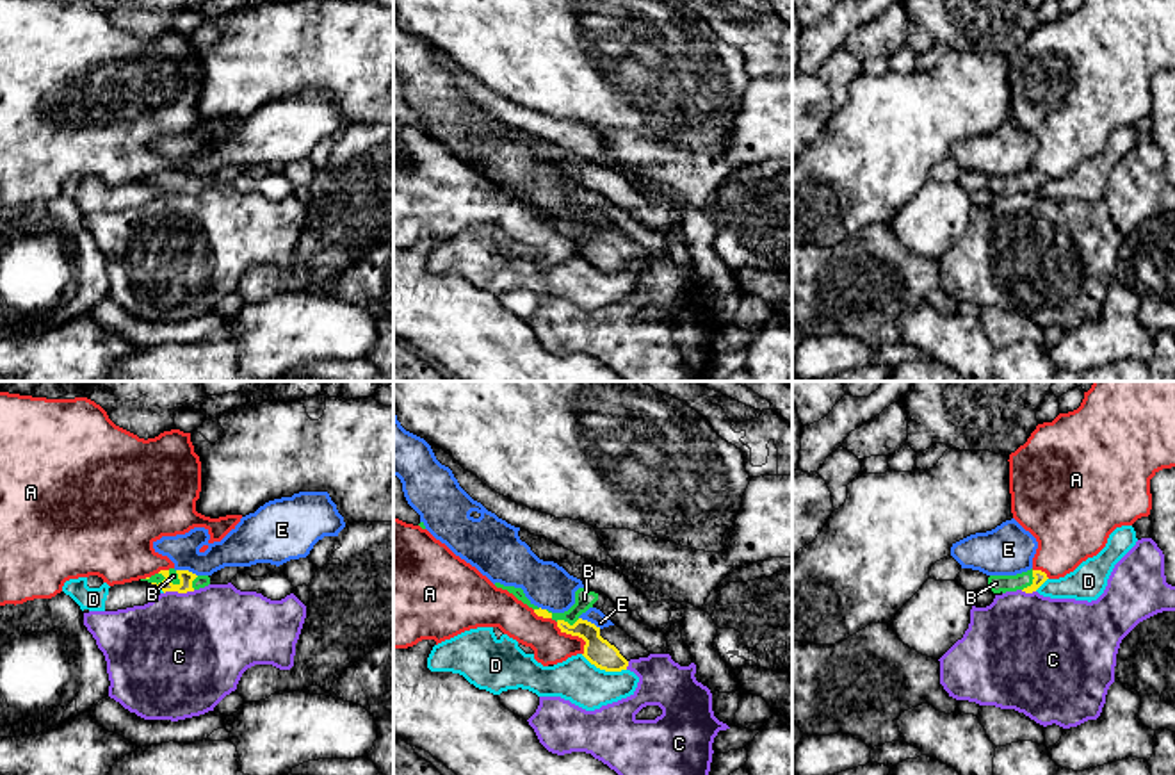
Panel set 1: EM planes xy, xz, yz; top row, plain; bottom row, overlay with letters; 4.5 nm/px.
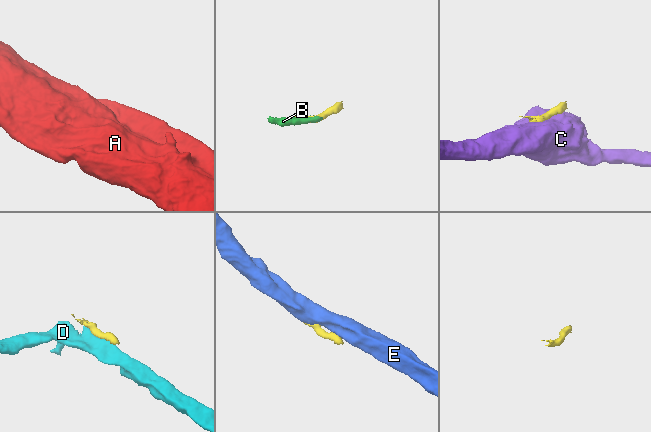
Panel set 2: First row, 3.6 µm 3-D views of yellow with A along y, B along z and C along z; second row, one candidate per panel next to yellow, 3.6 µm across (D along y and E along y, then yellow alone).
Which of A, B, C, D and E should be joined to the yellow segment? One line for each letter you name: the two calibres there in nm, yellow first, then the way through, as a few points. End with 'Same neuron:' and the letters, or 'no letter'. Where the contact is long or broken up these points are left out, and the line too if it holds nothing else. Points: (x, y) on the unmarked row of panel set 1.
B: 60/80 nm | across yz (1040, 179), (1033, 182), (996, 184)
Same neuron: B

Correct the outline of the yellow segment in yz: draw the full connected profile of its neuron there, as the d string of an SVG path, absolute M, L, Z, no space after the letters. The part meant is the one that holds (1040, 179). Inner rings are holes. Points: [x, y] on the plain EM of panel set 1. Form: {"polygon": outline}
{"polygon": "M1027 171L1017 176L990 176L988 178L988 189L993 194L1006 194L1006 192L1017 192L1022 191L1025 194L1036 192L1045 182L1047 175L1041 171Z"}

